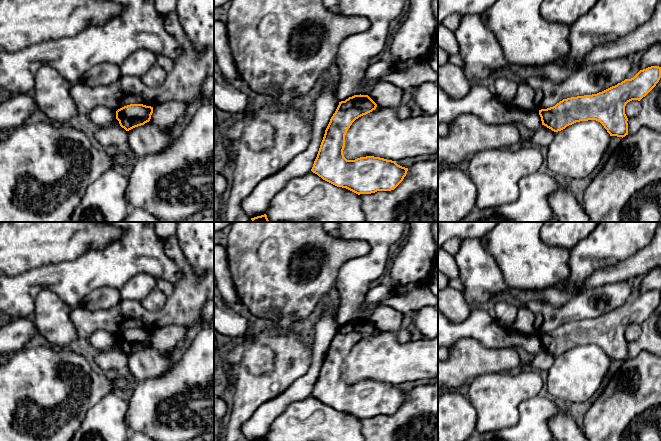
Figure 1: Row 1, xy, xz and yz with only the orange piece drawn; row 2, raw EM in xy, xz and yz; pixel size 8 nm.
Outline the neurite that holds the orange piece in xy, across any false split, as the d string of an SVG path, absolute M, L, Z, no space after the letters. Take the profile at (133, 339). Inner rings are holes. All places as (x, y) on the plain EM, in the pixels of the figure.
M130 328L116 335L116 343L126 355L149 346L153 331L143 328Z

